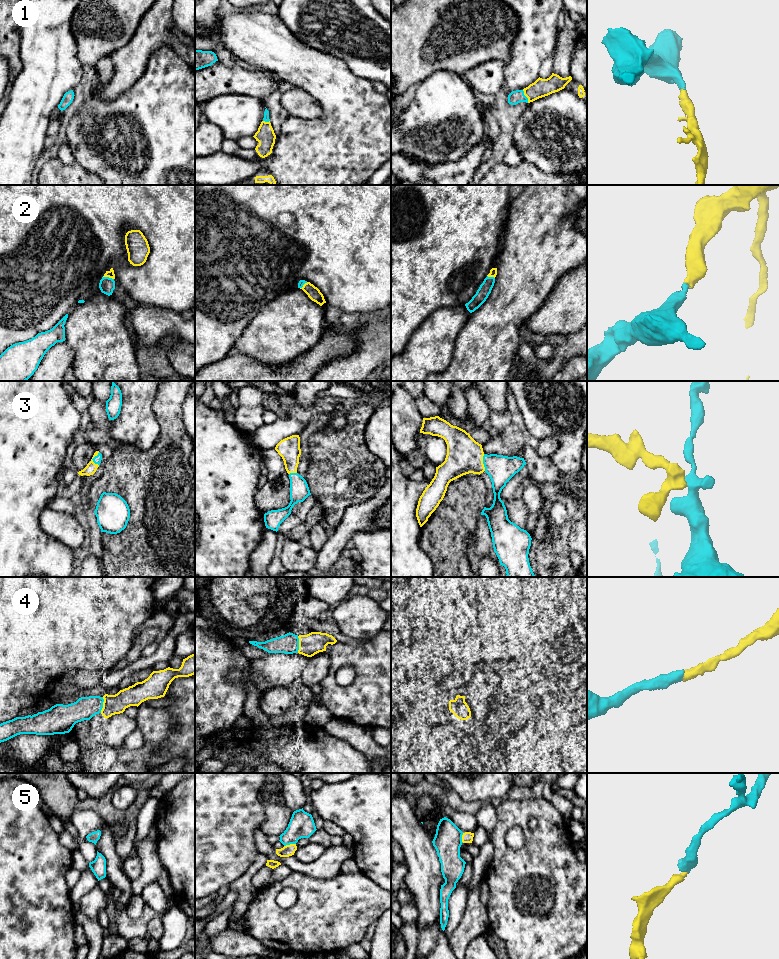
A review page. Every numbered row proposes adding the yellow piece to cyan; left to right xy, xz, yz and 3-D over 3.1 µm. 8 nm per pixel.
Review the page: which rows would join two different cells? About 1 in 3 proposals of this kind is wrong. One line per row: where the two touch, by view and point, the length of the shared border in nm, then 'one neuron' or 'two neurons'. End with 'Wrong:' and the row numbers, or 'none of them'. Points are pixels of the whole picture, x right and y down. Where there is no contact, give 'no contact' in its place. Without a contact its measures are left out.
1: meets cyan in yz at (525, 96); contact 120 nm long; one neuron
2: meets cyan in xy at (108, 277); contact 90 nm long; one neuron
3: meets cyan in yz at (483, 462); contact 140 nm long; one neuron
4: meets cyan in xy at (102, 705); contact 130 nm long; one neuron
5: meets cyan in xz at (289, 844); contact 100 nm long; one neuron
Wrong: none of them

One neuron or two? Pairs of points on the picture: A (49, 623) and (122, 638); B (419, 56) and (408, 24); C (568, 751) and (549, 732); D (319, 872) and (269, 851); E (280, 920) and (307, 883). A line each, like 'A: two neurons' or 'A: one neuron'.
A: one neuron
B: one neuron
C: two neurons
D: one neuron
E: one neuron

